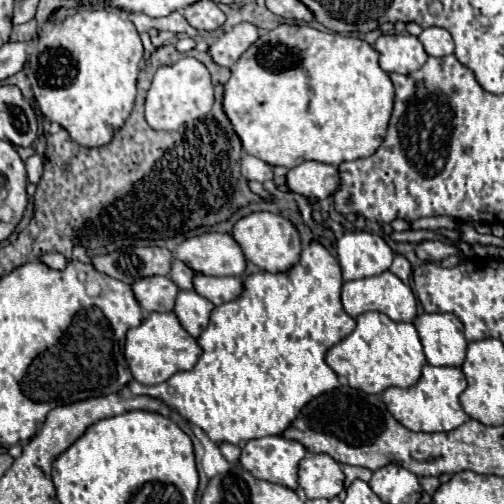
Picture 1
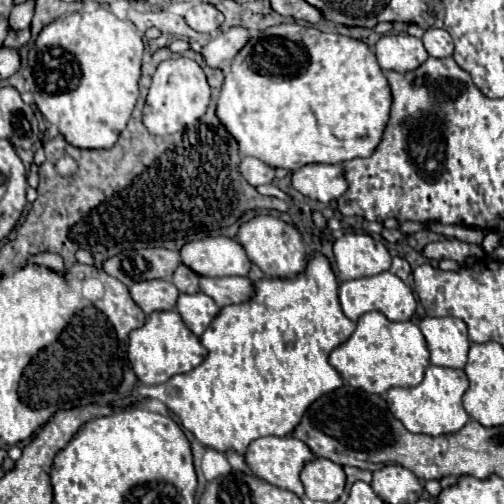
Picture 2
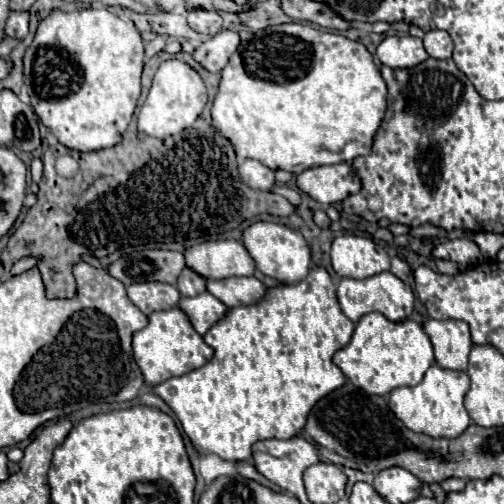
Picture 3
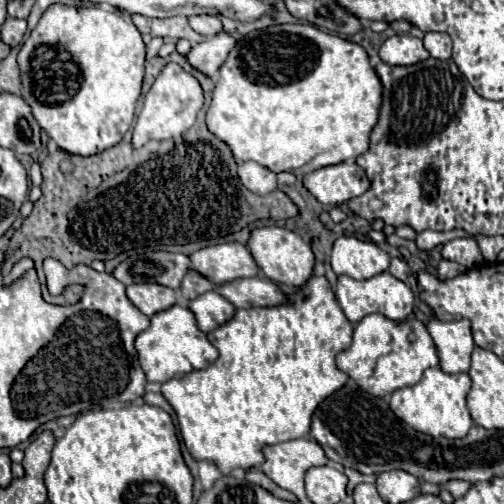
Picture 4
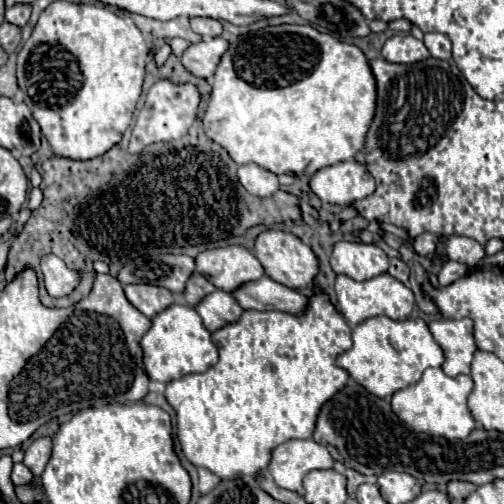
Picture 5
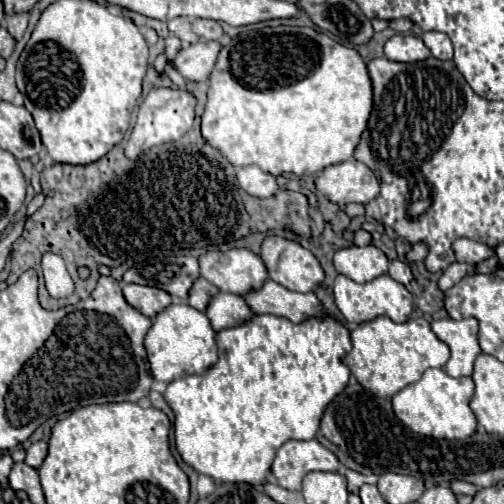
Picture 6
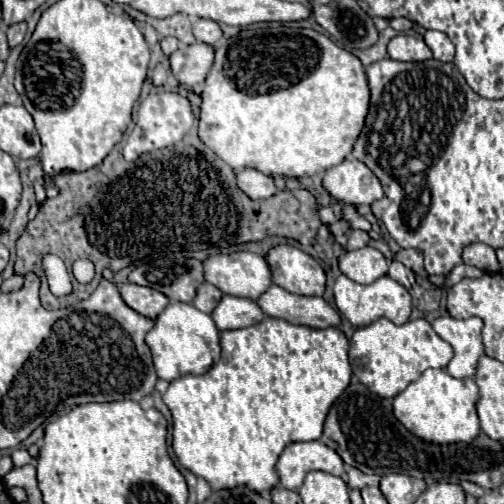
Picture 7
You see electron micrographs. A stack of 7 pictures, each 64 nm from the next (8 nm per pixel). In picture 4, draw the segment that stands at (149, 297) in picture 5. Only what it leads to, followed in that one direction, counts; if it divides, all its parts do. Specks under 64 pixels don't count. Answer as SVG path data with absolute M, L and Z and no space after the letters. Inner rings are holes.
M132 284L126 286L128 300L146 316L162 312L176 304L174 290L164 288L160 284Z

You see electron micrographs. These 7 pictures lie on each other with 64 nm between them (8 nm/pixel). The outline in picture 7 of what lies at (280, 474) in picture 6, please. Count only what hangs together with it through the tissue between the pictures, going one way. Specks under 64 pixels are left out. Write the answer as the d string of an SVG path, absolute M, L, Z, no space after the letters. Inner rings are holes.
M314 440L286 446L284 452L280 454L276 470L280 484L284 488L300 488L308 472L324 470L324 472L342 472L344 476L346 464L322 440Z

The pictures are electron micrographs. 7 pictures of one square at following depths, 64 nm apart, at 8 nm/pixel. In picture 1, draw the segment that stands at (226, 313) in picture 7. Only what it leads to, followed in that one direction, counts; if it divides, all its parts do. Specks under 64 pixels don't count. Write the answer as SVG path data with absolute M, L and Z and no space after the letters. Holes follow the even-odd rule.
M178 292L174 314L180 318L180 324L184 326L186 332L190 332L194 338L202 334L202 330L210 322L210 314L214 310L214 304L200 294L192 292Z

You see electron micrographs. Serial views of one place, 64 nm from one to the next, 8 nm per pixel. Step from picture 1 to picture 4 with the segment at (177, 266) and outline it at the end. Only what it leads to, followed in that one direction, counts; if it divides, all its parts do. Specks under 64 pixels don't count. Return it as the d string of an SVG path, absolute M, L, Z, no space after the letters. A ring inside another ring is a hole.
M188 270L188 276L184 276L184 284L180 288L180 292L186 300L194 300L210 290L214 290L214 284L208 278L204 278L202 274L198 274L196 270Z

